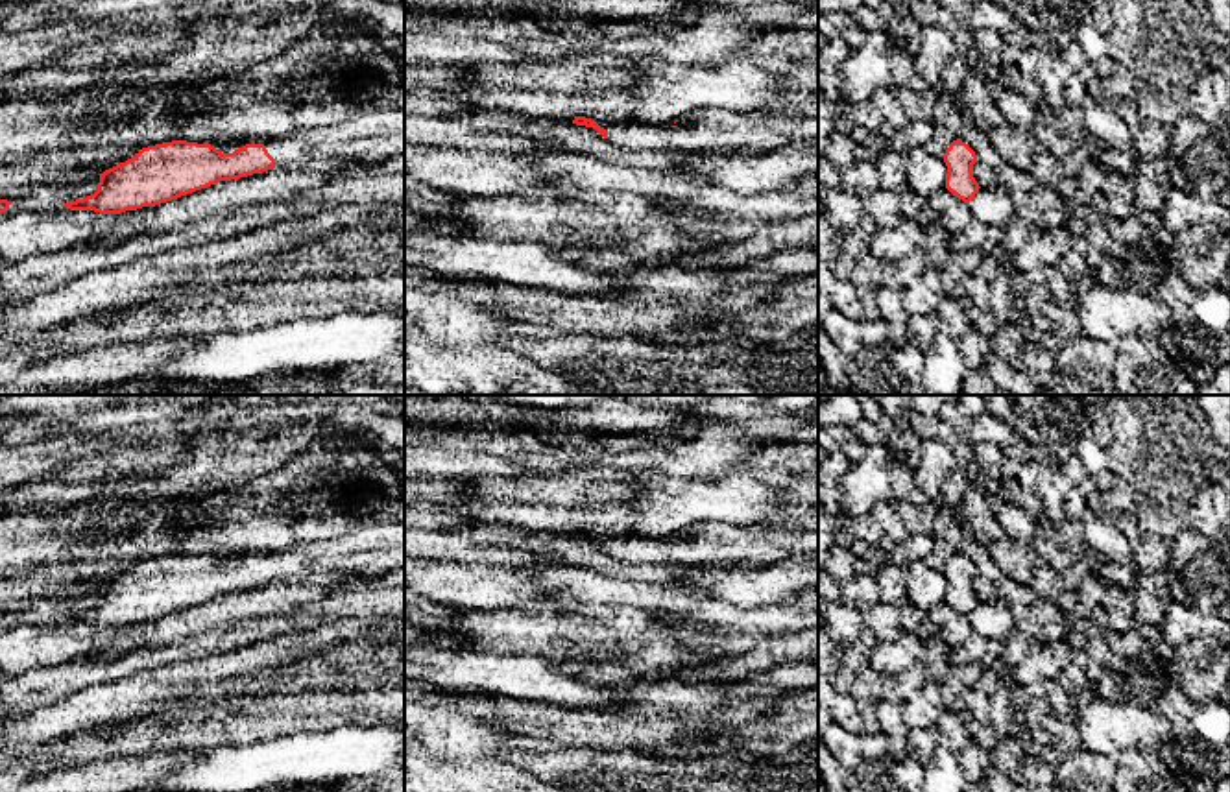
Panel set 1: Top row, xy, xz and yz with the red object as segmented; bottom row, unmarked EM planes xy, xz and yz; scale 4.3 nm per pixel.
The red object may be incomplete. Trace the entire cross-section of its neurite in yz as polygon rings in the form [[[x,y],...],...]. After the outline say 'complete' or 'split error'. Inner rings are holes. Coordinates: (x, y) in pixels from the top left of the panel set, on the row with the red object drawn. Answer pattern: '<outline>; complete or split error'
[[[957,138],[946,150],[944,162],[947,166],[946,188],[964,203],[970,203],[981,188],[973,177],[975,151]]]; complete

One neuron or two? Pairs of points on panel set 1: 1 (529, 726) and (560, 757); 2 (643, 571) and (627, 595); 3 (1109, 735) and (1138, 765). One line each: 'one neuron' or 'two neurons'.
1: two neurons
2: two neurons
3: two neurons

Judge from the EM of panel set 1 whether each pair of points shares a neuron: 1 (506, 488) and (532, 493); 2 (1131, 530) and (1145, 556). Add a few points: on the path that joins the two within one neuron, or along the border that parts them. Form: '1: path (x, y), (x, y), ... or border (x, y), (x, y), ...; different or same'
1: path (512, 488), (527, 488); same
2: path (1134, 536), (1145, 551); same

